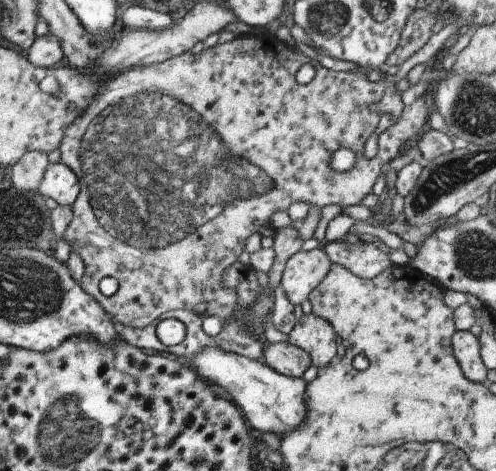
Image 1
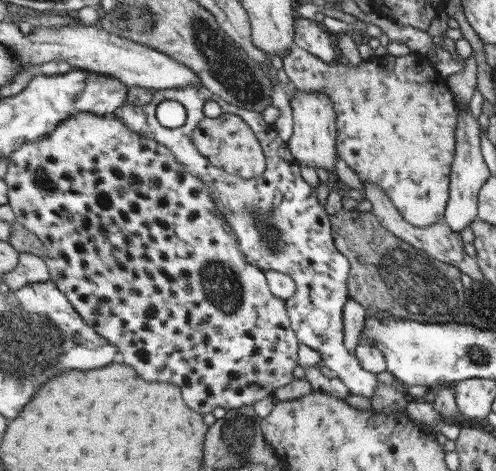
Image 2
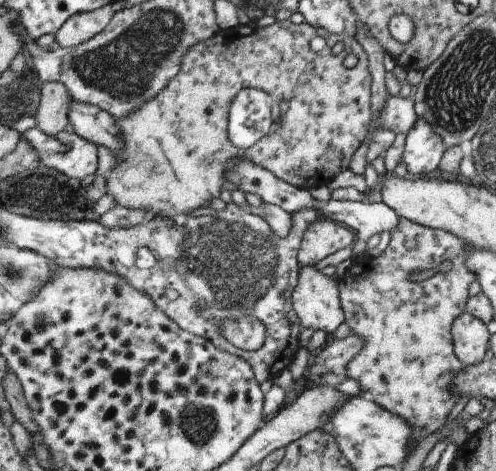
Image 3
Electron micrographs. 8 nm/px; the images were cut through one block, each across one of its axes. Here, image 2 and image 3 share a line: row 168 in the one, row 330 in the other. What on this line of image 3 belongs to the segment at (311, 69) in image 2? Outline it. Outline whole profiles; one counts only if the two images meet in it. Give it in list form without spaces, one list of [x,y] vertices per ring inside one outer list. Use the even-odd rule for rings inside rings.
[[[407,218],[399,220],[397,230],[391,232],[389,248],[379,258],[365,258],[355,262],[339,280],[341,304],[347,314],[345,324],[351,328],[351,336],[361,336],[365,340],[361,354],[349,362],[349,380],[359,382],[361,396],[377,402],[389,412],[403,416],[413,426],[413,450],[419,440],[437,432],[445,424],[457,402],[455,382],[457,374],[463,370],[463,364],[453,354],[451,324],[455,318],[461,318],[465,310],[467,288],[471,280],[477,280],[477,276],[465,270],[465,246],[461,238],[445,230],[419,226]],[[445,260],[451,262],[451,270],[447,274],[435,272]],[[415,270],[431,270],[433,274],[423,282],[413,282],[409,276]]]

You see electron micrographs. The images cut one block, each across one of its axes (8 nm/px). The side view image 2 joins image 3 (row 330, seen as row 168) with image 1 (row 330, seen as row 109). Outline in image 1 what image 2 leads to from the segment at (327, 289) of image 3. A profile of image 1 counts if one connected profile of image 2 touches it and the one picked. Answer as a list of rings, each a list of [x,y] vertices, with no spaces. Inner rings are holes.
[[[309,314],[295,326],[287,342],[305,350],[311,356],[311,366],[323,370],[337,362],[337,346],[341,340],[327,320]]]

